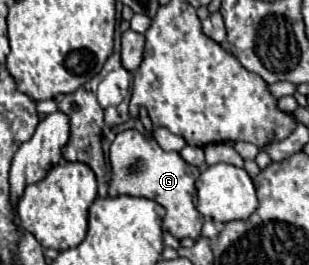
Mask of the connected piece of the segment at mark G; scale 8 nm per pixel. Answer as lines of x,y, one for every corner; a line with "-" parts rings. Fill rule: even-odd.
125,129
117,133
115,141
109,147
109,163
111,163
111,177
107,183
109,197
131,195
157,201
161,207
165,207
163,231
169,231
177,239
183,237
197,239
201,235
203,215
199,215
199,211
193,205
195,181
199,177
199,169
195,165
189,165
175,151
169,153
163,151
151,133
143,135
135,129

